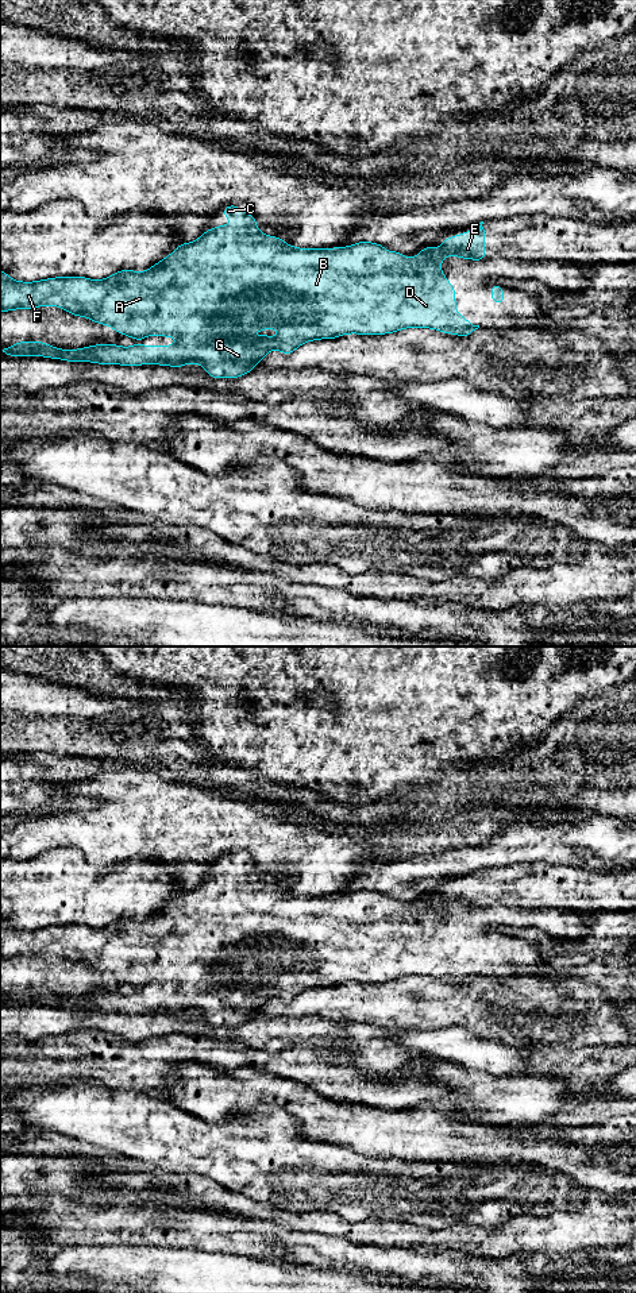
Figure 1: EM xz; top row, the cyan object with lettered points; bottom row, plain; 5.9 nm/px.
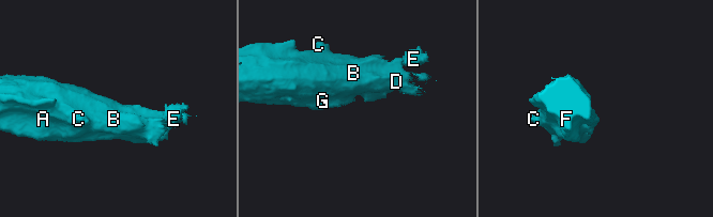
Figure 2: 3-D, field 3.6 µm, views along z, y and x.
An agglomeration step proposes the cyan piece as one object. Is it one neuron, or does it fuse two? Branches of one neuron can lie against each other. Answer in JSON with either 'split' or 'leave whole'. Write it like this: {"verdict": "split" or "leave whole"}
{"verdict": "split"}

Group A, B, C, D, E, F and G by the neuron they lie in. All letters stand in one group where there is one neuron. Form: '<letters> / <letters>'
A B C D F G / E

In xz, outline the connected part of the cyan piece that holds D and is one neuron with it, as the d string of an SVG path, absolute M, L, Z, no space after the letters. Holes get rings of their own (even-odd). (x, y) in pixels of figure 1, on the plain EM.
M228 853L223 857L223 862L226 866L232 866L235 871L232 873L219 873L209 879L205 879L196 889L184 891L178 893L167 906L163 906L159 911L154 912L151 916L146 919L132 919L132 918L120 918L111 925L95 929L85 925L58 925L50 927L42 927L36 930L19 930L14 929L0 918L0 960L8 960L12 957L32 957L43 953L61 954L66 960L73 964L88 965L95 970L100 970L103 973L111 973L116 980L122 983L131 984L134 987L143 987L150 983L157 984L177 984L178 989L171 995L167 993L157 993L157 995L146 995L146 993L132 993L132 995L120 995L115 992L97 992L85 995L81 997L58 997L50 992L35 989L19 989L12 995L3 996L0 995L0 1000L8 1004L47 1004L51 1007L63 1007L68 1010L95 1010L100 1012L123 1012L123 1014L139 1014L139 1012L163 1012L171 1015L181 1015L188 1011L197 1011L203 1014L208 1023L219 1027L219 1026L238 1026L242 1024L251 1018L255 1016L255 1012L266 1004L270 997L280 997L285 1003L290 1003L297 995L301 992L317 988L317 987L335 987L340 983L347 981L361 981L361 983L382 983L382 981L393 981L402 976L433 976L439 977L444 981L454 981L459 984L469 984L473 979L478 977L479 973L473 973L469 968L463 966L455 956L455 945L456 941L450 931L450 929L442 922L440 910L444 906L443 896L433 896L431 893L423 896L416 906L405 906L401 900L388 900L383 893L378 891L370 889L359 889L348 895L343 896L296 896L285 891L282 887L277 884L266 884L261 881L257 875L255 865L253 862L244 861L236 853ZM263 976L278 976L280 984L270 985L250 985L248 981L253 979L263 977Z

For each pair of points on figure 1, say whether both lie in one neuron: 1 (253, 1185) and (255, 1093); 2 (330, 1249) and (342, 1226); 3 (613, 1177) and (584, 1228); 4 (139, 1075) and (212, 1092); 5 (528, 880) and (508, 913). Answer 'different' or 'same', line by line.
1: different
2: different
3: different
4: different
5: different

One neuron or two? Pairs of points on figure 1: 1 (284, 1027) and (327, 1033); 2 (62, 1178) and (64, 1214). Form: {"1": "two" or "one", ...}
{"1": "one", "2": "two"}

